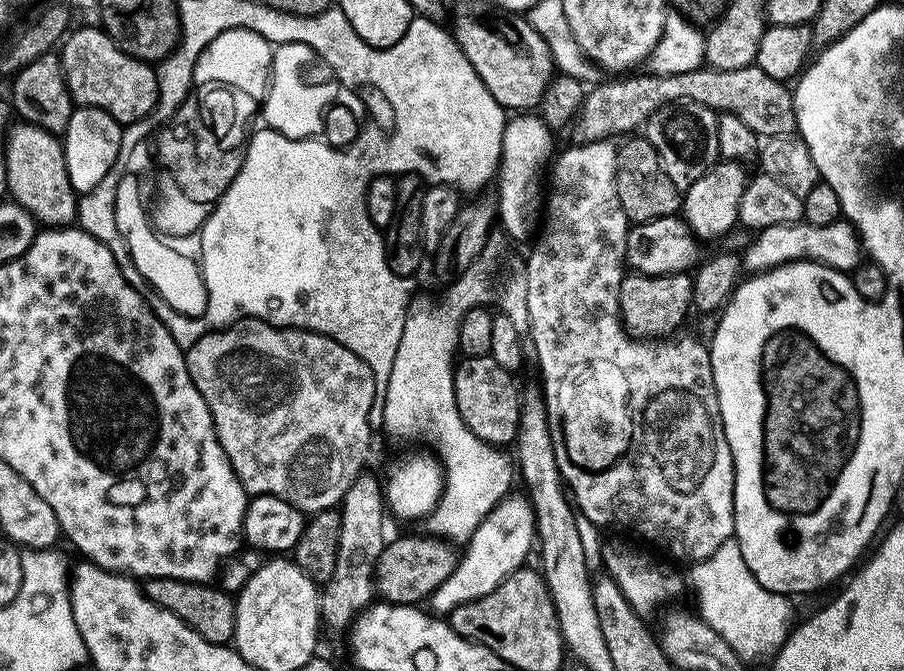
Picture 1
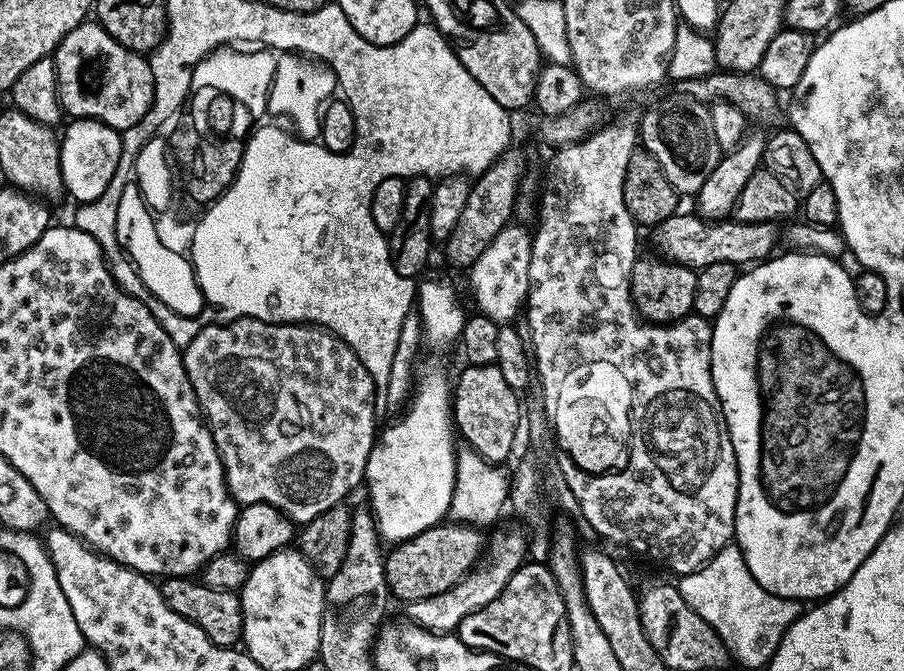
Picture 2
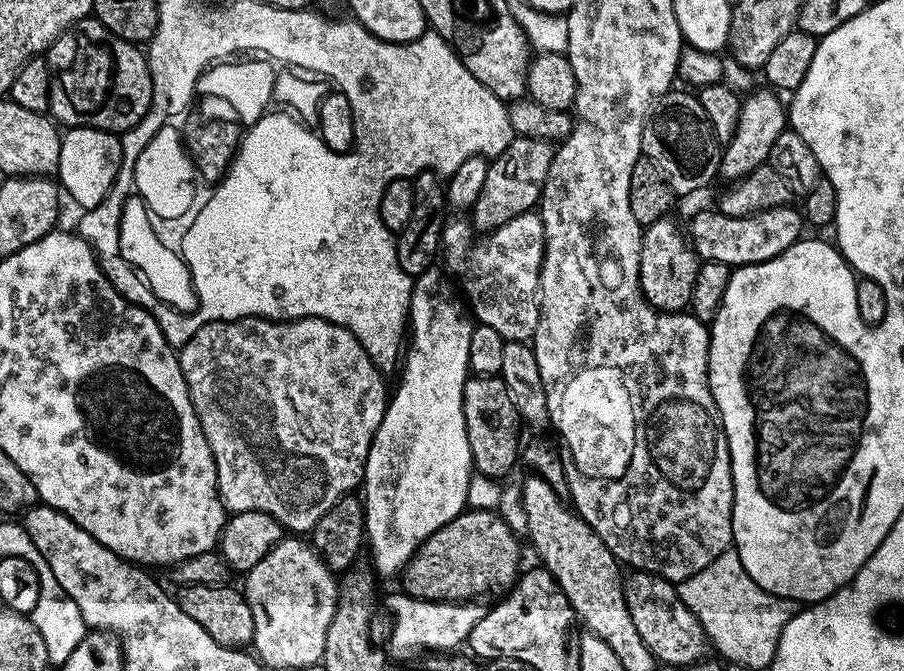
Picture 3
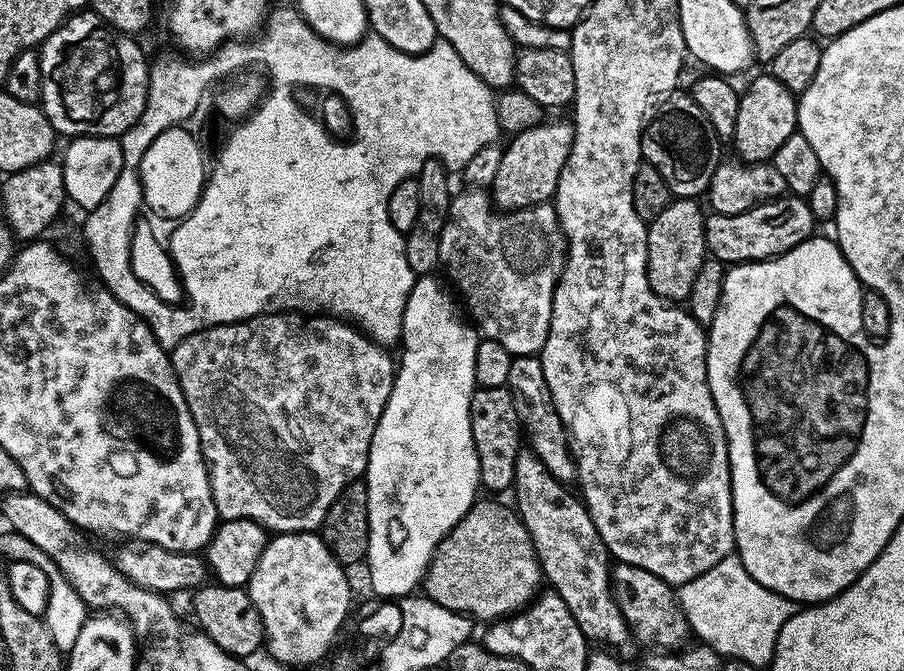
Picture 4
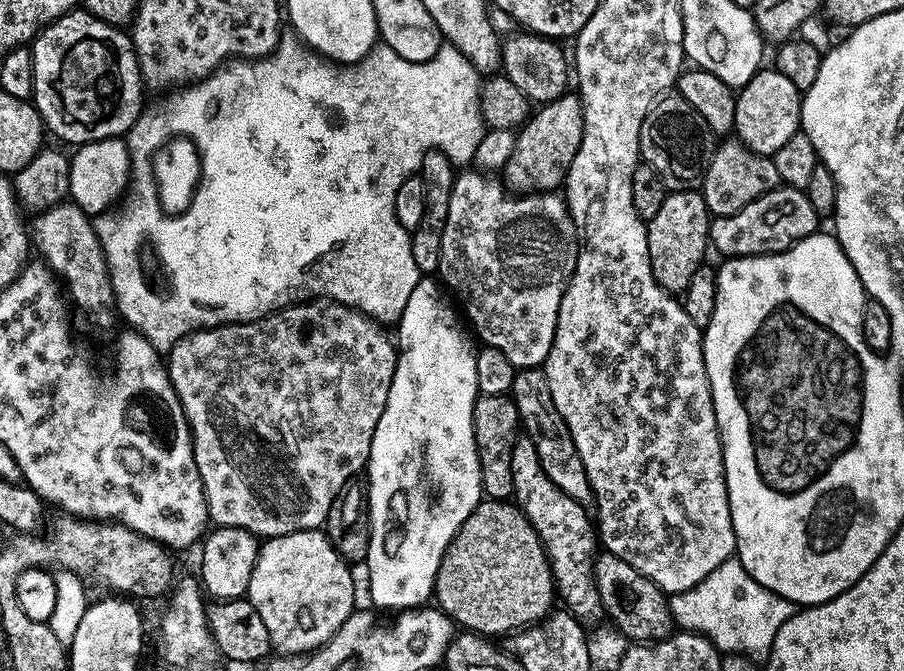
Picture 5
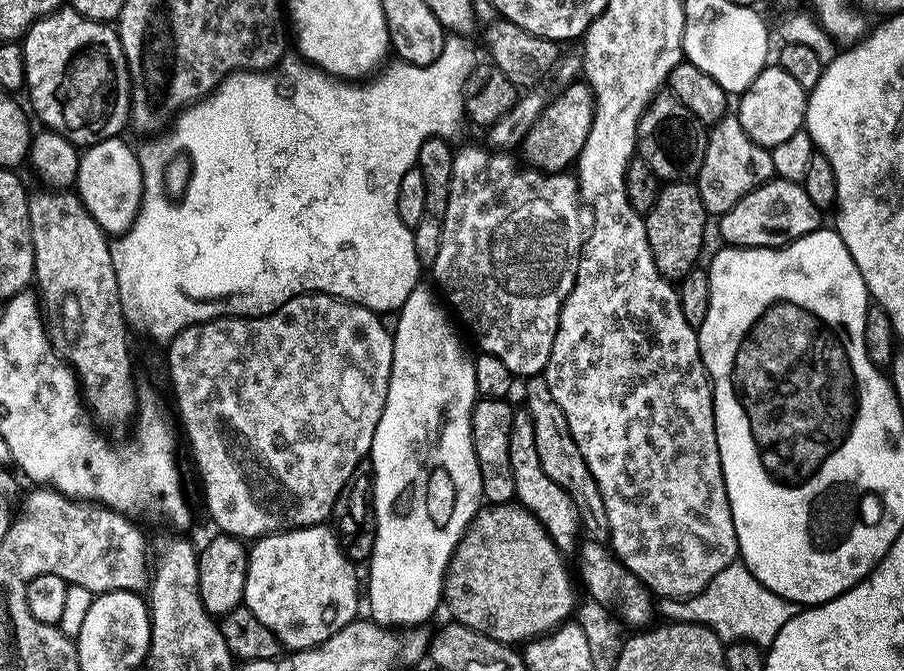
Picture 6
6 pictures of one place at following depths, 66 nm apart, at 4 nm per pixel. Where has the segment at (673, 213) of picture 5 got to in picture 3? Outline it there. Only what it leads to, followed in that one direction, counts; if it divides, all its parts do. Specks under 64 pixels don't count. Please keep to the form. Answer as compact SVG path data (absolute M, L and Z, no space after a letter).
M672 218L655 220L640 237L640 289L651 308L659 312L682 312L692 303L694 278L702 261Z

